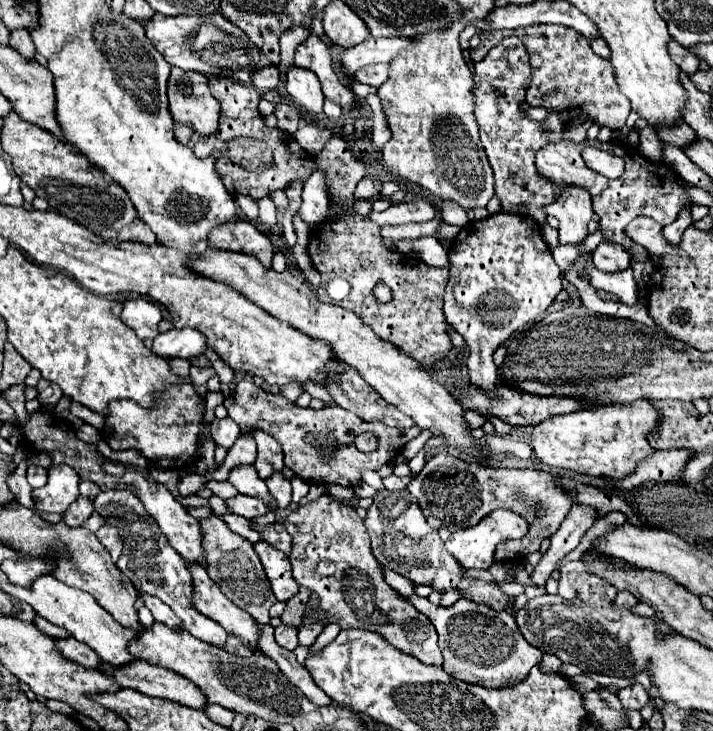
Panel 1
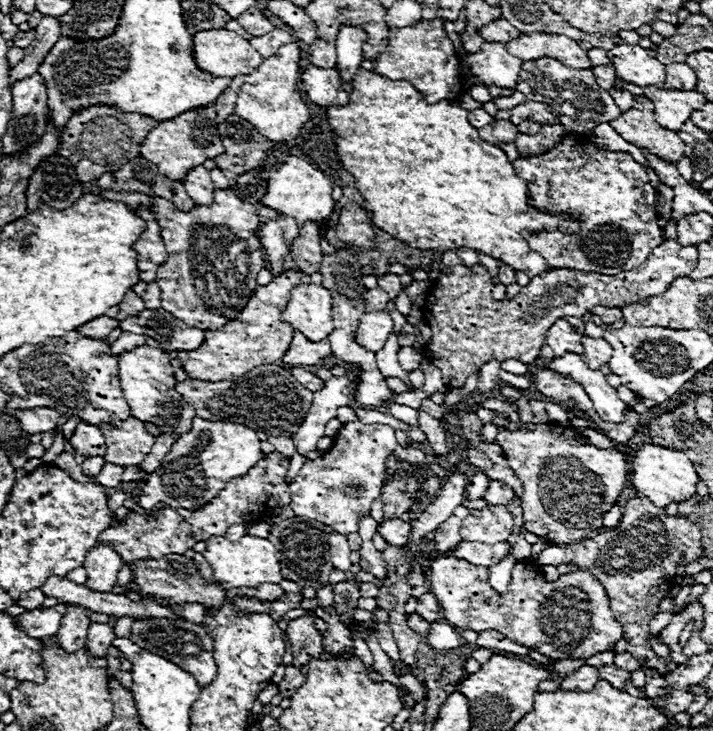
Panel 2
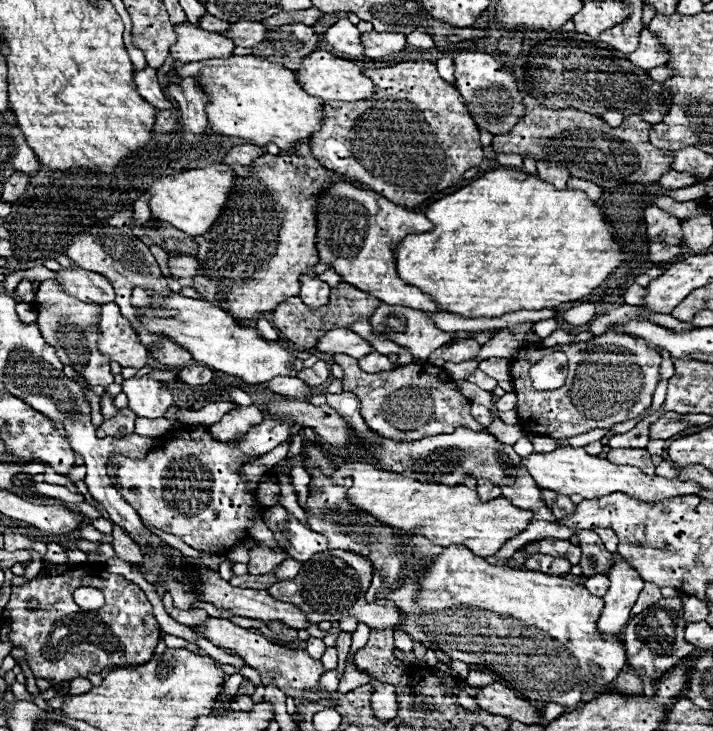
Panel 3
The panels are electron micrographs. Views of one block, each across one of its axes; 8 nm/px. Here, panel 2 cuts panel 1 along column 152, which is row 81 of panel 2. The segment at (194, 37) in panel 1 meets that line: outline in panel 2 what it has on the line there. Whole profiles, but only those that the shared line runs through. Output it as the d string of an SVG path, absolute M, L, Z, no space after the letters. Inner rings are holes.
M38 72L14 82L12 100L12 120L2 140L4 154L18 154L36 144L48 124L48 92Z

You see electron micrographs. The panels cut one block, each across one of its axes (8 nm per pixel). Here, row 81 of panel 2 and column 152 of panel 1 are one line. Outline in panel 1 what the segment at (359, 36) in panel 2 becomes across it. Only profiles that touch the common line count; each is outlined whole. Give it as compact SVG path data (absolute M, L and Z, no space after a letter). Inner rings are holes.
M184 328L184 330L168 330L162 332L154 338L152 342L152 352L164 358L198 358L202 356L206 350L206 336L192 330L192 328Z

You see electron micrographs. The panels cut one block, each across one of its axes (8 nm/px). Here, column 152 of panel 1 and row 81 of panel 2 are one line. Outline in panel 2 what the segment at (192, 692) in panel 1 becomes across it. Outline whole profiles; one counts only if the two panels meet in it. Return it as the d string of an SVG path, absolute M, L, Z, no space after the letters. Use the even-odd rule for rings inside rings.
M672 62L666 68L666 88L696 88L696 74L688 64Z

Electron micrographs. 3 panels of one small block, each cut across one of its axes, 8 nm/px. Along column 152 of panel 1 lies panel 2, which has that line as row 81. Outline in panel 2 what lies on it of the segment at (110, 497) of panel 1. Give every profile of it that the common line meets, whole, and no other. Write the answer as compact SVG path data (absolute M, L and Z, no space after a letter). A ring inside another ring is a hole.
M552 58L524 62L524 68L520 72L518 92L522 92L528 100L548 104L550 112L560 120L564 130L574 132L574 134L588 134L598 124L612 122L614 118L622 114L622 110L616 106L610 92L602 90L596 84L596 76L592 74L592 70L568 68Z

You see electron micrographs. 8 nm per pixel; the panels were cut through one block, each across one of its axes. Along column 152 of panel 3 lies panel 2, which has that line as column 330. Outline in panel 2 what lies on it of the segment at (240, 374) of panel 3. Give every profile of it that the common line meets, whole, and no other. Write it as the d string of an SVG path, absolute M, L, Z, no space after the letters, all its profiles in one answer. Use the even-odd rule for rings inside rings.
M300 284L292 290L292 300L288 302L284 314L282 314L282 320L292 324L294 330L302 332L308 340L312 342L320 342L324 338L328 338L328 334L332 332L334 324L332 324L332 296L330 296L330 290L322 288L322 286L316 286L316 284Z

